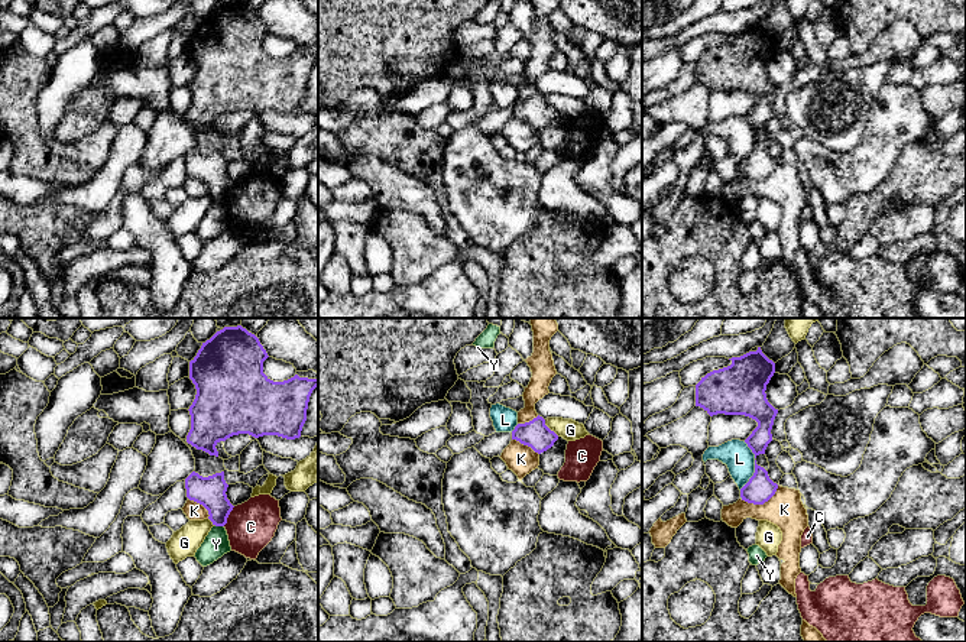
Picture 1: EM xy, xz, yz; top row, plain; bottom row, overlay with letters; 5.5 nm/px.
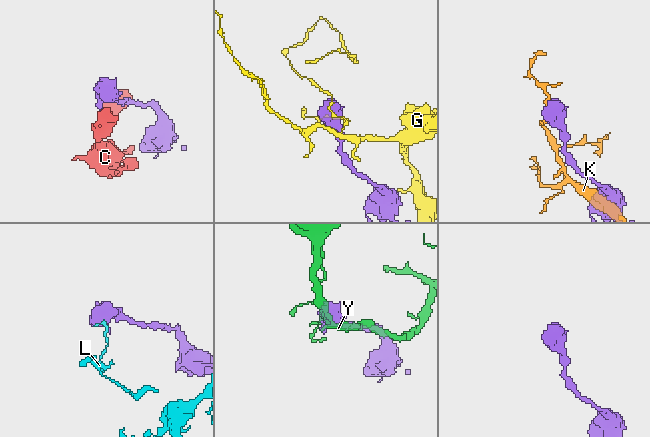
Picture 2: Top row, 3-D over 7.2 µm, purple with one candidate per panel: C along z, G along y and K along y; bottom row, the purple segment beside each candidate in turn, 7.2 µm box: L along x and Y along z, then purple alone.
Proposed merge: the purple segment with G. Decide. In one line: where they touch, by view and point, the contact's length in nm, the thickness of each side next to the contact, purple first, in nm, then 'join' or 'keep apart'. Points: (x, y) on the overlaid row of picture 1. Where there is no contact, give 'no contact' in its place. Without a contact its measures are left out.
xz (548, 428) | 130 nm | 160/120 nm | keep apart

